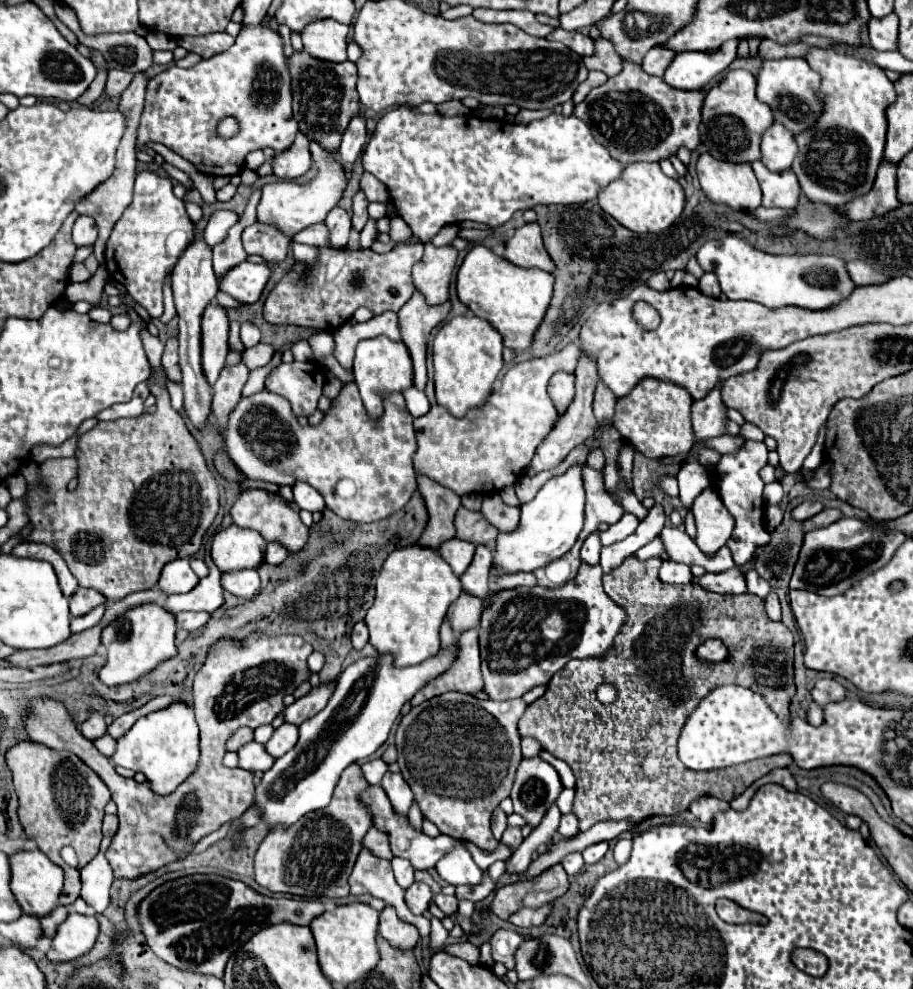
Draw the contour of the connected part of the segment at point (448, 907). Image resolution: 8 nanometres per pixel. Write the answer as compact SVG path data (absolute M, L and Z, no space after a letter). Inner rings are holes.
M434 895L434 903L446 913L446 915L454 915L458 911L458 899L456 897L448 897L448 895Z

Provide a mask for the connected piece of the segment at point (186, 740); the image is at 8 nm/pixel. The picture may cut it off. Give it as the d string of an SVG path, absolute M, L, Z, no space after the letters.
M174 703L162 711L140 717L134 727L118 739L118 749L112 757L114 765L144 773L150 789L158 795L170 795L200 761L199 727L194 719L194 709L186 703Z

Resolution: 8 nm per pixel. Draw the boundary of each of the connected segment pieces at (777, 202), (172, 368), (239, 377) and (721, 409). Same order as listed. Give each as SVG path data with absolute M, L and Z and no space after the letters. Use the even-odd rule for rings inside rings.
M754 161L752 169L762 187L762 205L764 207L794 209L798 205L800 185L792 169L786 169L782 173L772 173L762 165L762 161Z
M172 337L172 339L166 341L162 365L164 365L170 381L174 381L174 383L182 381L182 373L180 373L180 365L178 365L178 339L176 337Z
M240 361L238 365L224 367L220 373L220 379L214 385L214 399L212 399L212 413L216 417L216 427L220 435L226 429L226 417L234 411L234 405L240 401L242 387L248 379L248 369Z
M720 385L712 389L708 397L702 401L694 401L692 405L692 425L694 425L694 441L706 441L724 433L726 425L726 405L720 397Z

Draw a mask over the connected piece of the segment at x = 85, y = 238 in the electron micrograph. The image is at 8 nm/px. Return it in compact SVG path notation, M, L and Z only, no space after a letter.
M80 215L78 221L74 223L74 229L72 229L72 241L76 247L90 247L96 241L96 233L98 231L96 231L94 219Z

